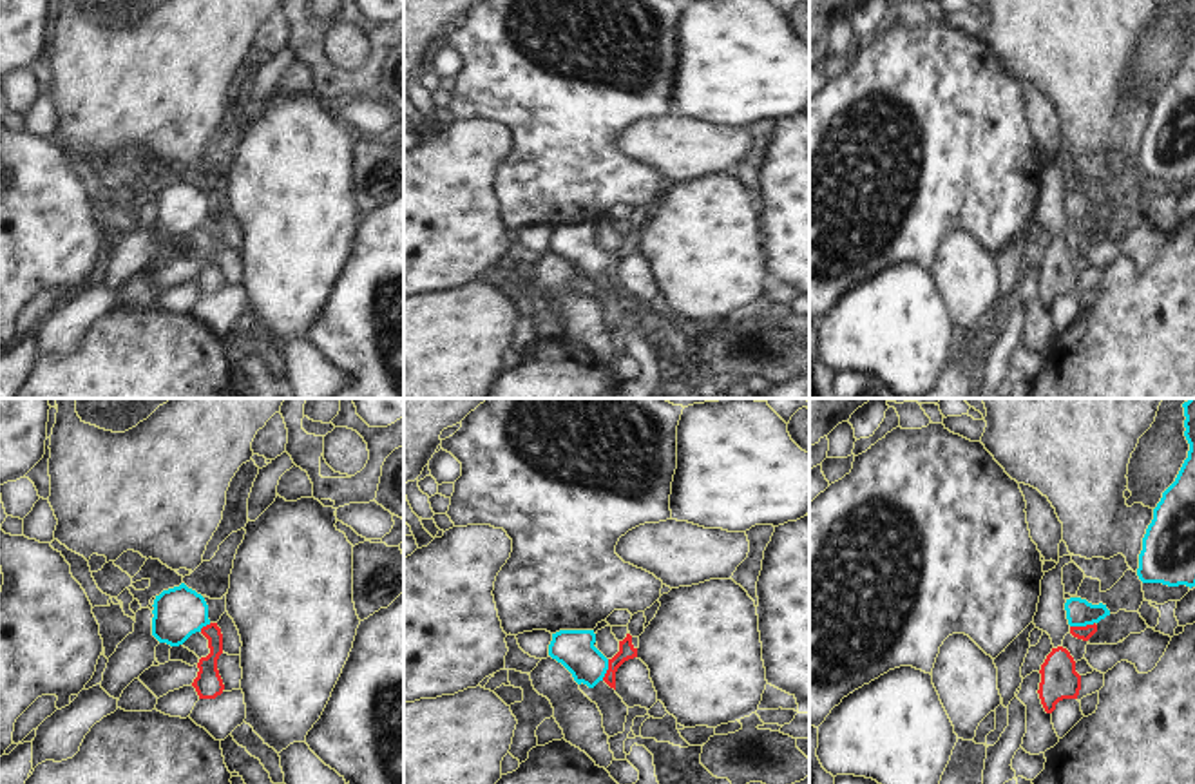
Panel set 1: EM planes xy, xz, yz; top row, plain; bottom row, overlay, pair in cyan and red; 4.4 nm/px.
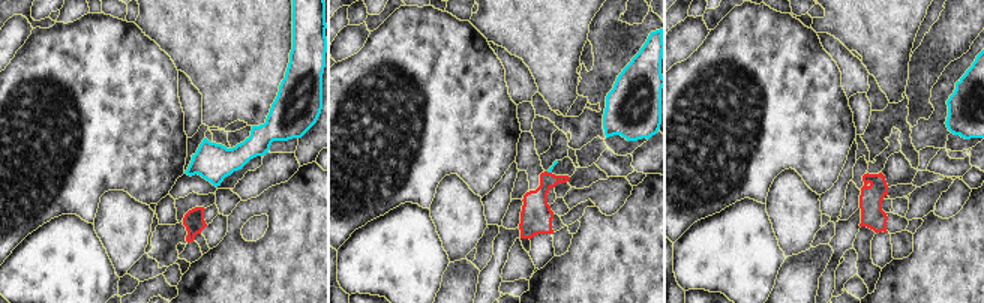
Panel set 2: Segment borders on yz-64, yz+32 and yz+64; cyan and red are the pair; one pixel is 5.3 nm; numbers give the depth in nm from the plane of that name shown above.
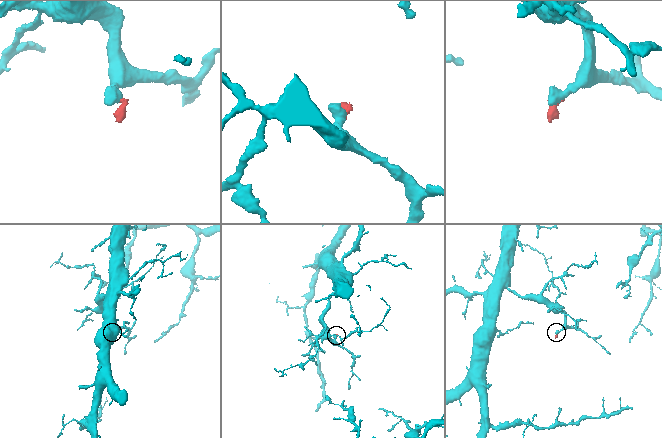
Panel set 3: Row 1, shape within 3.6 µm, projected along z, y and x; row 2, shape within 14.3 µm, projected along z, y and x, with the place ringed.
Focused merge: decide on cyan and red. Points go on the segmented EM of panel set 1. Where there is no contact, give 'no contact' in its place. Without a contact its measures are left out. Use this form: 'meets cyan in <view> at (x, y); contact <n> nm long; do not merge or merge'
meets cyan in yz at (1081, 625); contact 110 nm long; do not merge

